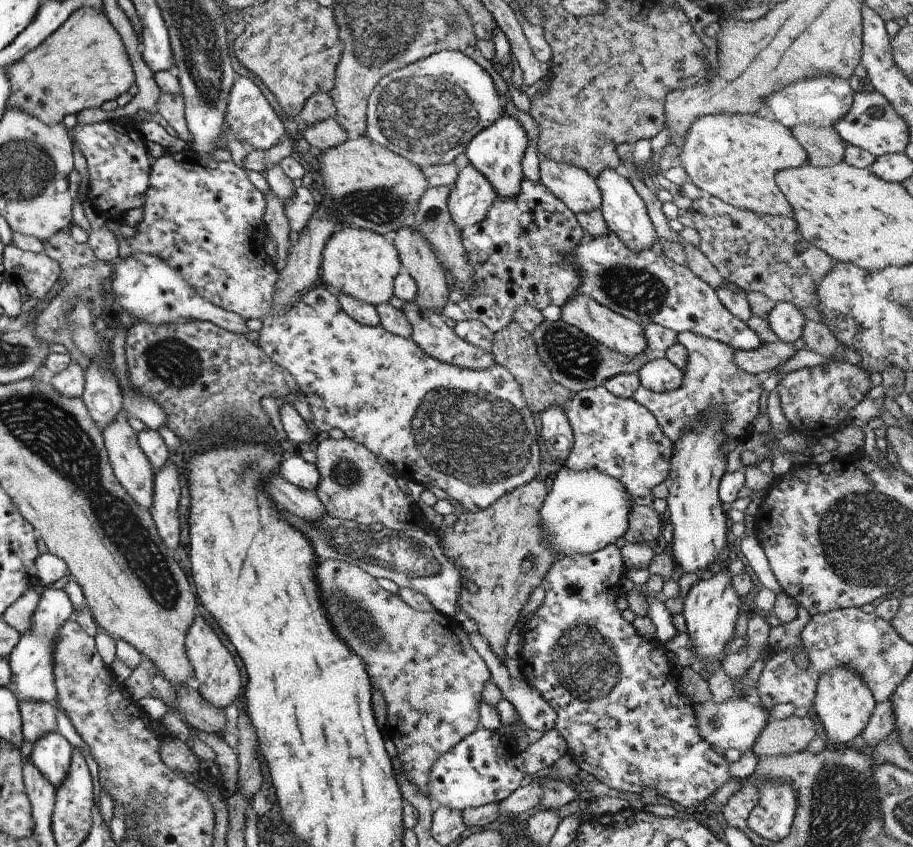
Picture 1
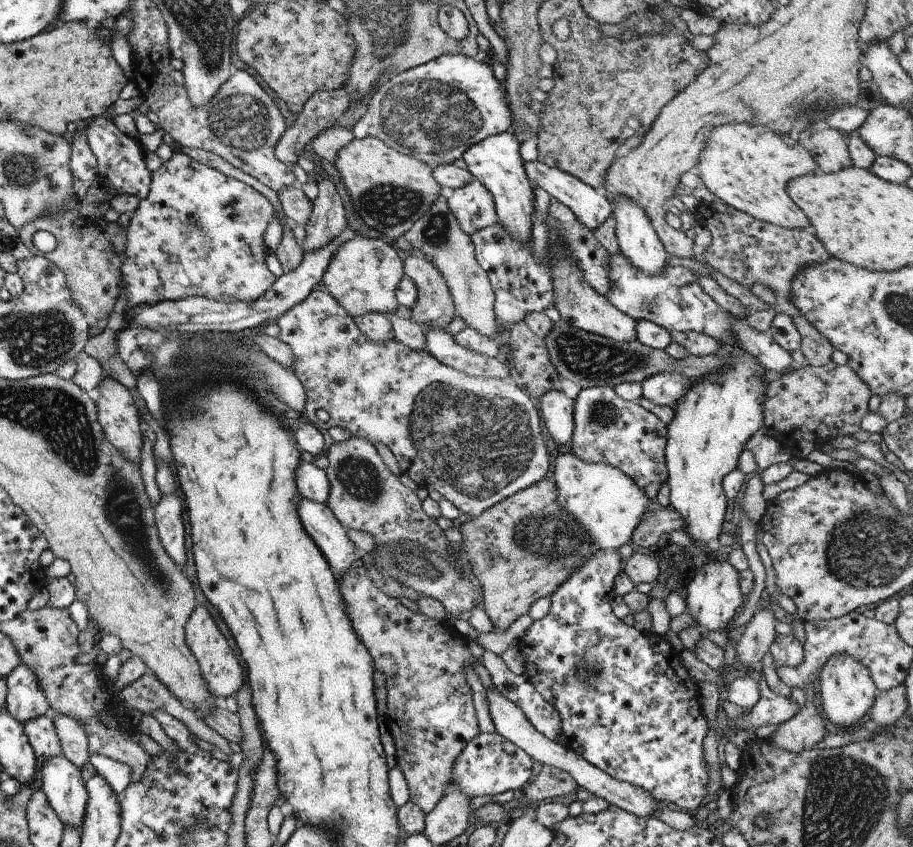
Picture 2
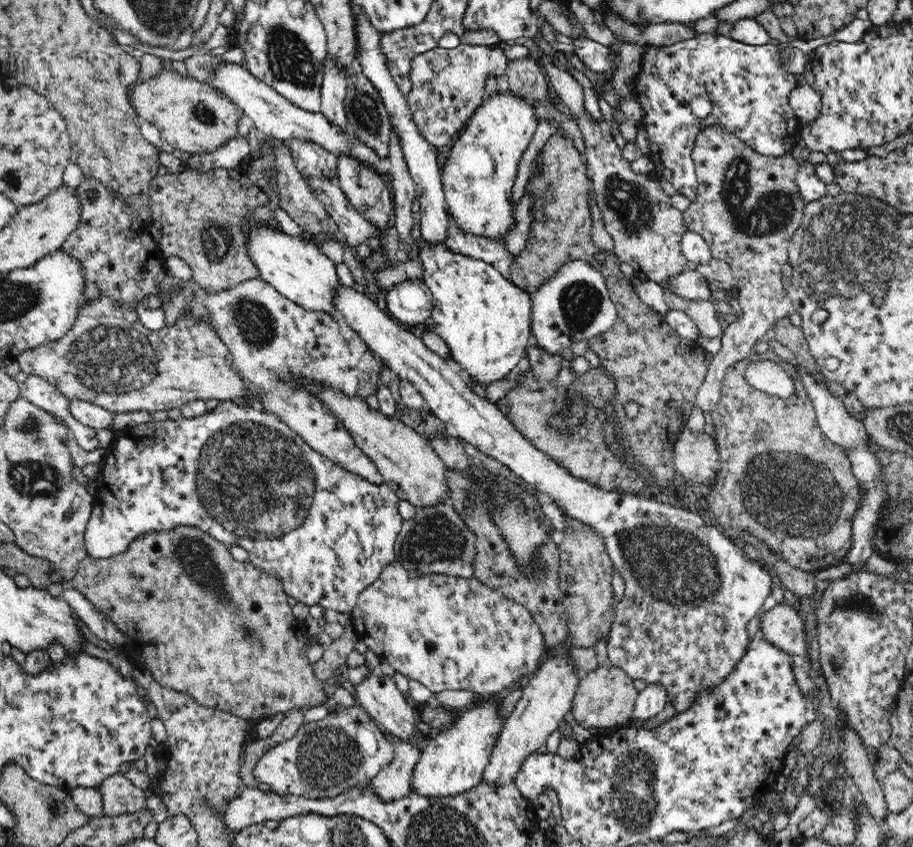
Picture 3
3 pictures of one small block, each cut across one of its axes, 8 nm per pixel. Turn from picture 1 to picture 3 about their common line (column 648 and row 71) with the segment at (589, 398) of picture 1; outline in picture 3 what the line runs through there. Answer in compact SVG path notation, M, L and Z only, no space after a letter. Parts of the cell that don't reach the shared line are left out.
M460 43L452 49L441 47L423 52L411 62L412 88L407 103L423 138L432 146L446 146L467 124L472 113L482 104L486 76L502 76L508 61L502 49Z

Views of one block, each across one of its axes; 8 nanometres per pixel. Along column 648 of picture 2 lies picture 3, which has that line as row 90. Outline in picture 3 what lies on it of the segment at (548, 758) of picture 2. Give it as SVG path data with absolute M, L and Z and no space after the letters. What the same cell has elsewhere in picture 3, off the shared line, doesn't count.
M800 80L799 85L790 93L789 105L802 126L806 126L820 116L822 97L814 87Z

